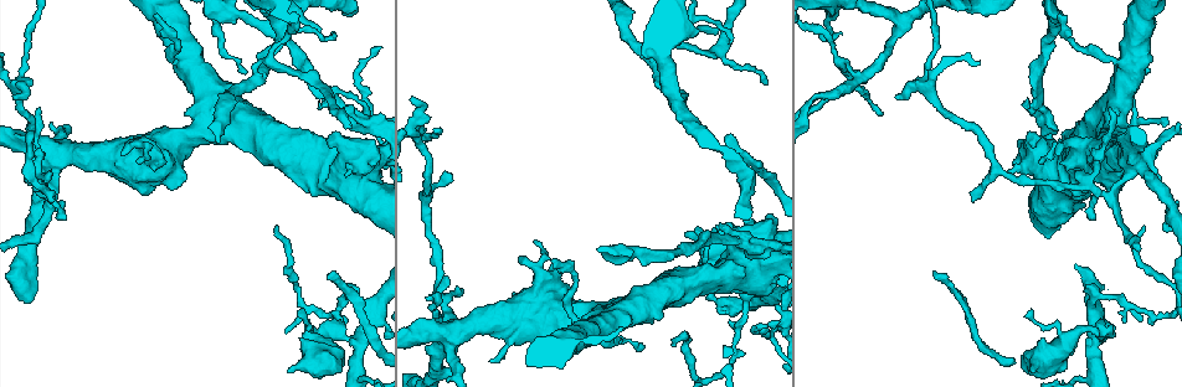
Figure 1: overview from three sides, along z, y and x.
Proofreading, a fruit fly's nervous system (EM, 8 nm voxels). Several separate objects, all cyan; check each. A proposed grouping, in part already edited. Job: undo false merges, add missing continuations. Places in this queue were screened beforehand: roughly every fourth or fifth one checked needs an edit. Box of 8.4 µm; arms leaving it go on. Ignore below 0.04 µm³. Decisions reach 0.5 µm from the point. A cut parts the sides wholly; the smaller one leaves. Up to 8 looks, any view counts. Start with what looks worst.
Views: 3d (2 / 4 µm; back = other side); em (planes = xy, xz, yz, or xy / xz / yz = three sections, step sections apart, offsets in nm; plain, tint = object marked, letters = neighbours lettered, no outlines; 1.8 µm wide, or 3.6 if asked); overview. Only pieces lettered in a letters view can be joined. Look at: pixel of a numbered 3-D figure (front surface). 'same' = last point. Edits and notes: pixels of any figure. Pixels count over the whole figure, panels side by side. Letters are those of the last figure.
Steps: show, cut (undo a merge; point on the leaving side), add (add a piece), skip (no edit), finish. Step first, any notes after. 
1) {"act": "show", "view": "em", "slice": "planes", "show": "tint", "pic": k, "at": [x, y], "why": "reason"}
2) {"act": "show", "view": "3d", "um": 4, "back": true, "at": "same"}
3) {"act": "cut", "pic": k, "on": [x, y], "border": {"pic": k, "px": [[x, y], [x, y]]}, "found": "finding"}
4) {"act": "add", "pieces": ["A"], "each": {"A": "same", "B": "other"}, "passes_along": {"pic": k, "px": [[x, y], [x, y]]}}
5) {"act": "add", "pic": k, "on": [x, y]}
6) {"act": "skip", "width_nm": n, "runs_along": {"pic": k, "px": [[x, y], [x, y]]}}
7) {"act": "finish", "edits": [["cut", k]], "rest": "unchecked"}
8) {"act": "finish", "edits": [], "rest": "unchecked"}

{"act": "show", "view": "em", "slice": "xy", "step": 16, "show": "tint", "pic": 1, "at": [1100, 341], "why": "thin neck"}

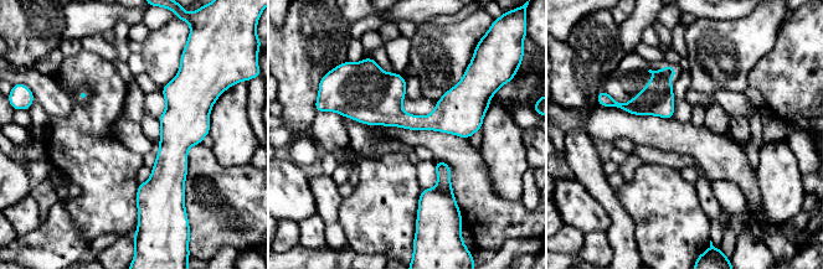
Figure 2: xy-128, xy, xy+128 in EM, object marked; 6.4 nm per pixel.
{"act": "show", "view": "em", "slice": "planes", "show": "tint", "at": "same"}

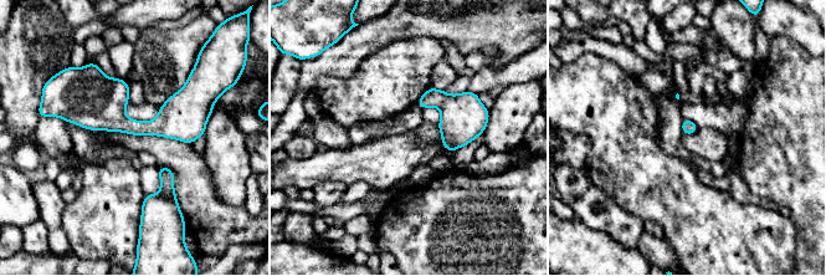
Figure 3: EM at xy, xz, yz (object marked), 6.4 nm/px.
{"act": "show", "view": "em", "slice": "planes", "show": "letters", "at": "same", "why": "what lies round it"}

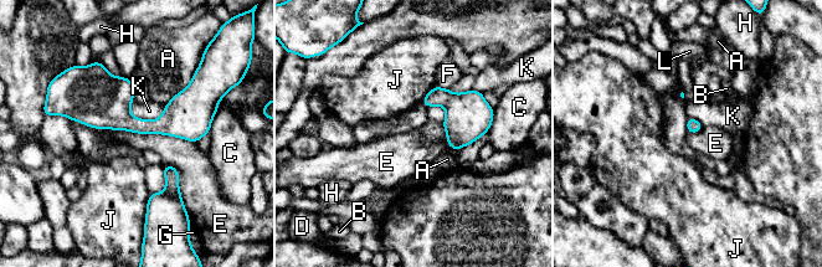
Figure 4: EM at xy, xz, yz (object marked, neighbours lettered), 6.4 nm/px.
{"act": "skip", "longest_contact_nm": ["E", 480], "each": {"A": "other", "B": "other", "C": "other", "D": "other", "E": "other", "F": "other", "G": "other", "H": "other", "J": "other", "K": "other", "L": "other"}, "border": {"pic": 4, "px": [[123, 129], [163, 133], [195, 143]]}, "found": "one neuron here"}

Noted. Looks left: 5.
{"act": "show", "view": "em", "slice": "planes", "show": "letters", "pic": 1, "at": [51, 162], "why": "small branch off a trunk"}

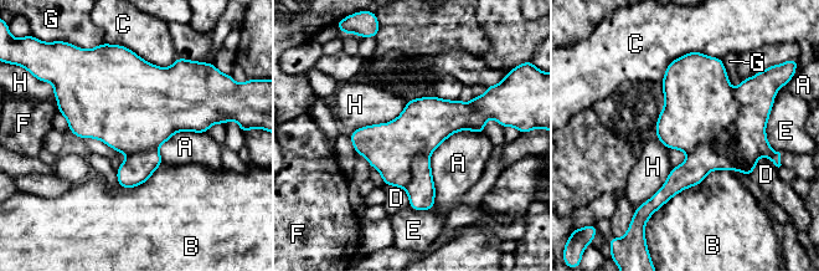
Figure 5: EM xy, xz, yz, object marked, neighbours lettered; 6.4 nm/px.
{"act": "cut", "pic": 5, "on": [747, 137], "width_nm": 380, "each": {"A": "other", "B": "other", "C": "other", "D": "other", "E": "other", "F": "other", "G": "other", "H": "other"}, "border": {"pic": 5, "px": [[735, 90], [688, 154]]}, "found": "two neurons meet here"}

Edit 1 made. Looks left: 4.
{"act": "show", "view": "em", "slice": "yz", "step": 8, "show": "tint", "pic": 1, "at": [655, 62], "why": "three-way junction"}

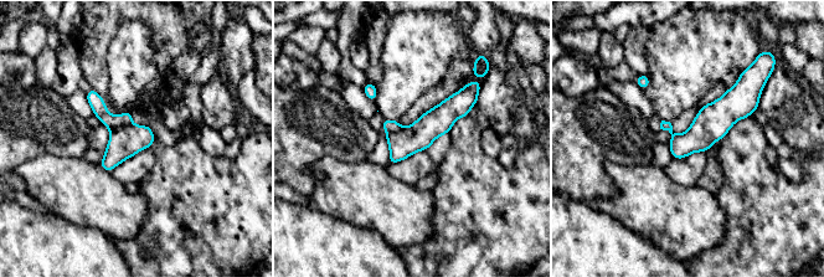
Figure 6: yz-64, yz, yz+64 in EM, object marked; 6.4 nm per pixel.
{"act": "show", "view": "em", "slice": "planes", "show": "letters", "at": "same", "why": "cut it another way"}

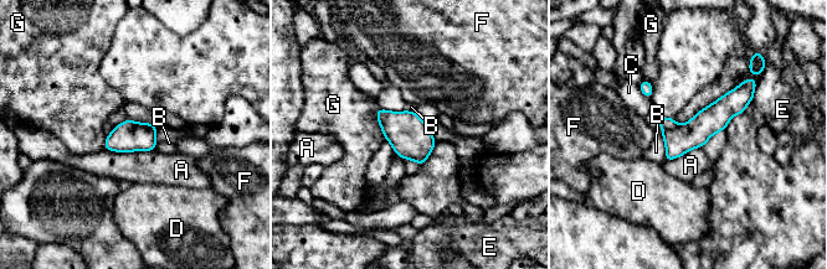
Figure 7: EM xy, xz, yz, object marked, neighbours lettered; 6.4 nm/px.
{"act": "cut", "pic": 7, "on": [666, 123], "width_nm": 190, "each": {"A": "other", "B": "other", "C": "other", "D": "other", "E": "other", "F": "other", "G": "other"}, "border": {"pic": 7, "px": [[676, 124], [663, 132]]}, "found": "two neurons meet here"}

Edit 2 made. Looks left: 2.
{"act": "finish", "edits": [["cut", 5], ["cut", 7]], "rest": "unchecked"}

